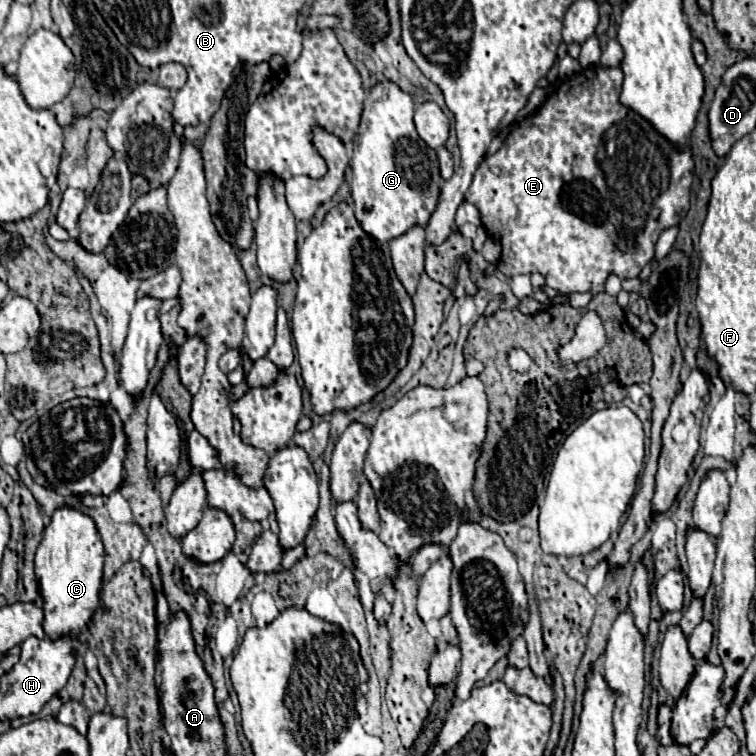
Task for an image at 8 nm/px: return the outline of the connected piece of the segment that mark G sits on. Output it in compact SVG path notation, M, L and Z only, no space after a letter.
M382 80L364 98L362 120L352 140L350 192L360 226L376 240L388 242L402 236L414 224L426 226L440 192L438 156L418 136L414 126L414 102L392 80Z

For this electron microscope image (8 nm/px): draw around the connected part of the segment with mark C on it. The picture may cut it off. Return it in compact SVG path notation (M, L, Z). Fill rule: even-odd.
M70 504L58 506L50 518L50 524L42 532L34 558L34 572L44 602L44 632L48 638L64 634L78 636L82 626L90 622L100 600L102 566L104 546L94 520Z

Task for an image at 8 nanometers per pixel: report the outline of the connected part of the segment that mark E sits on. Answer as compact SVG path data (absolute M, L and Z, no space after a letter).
M594 66L594 68L582 70L580 74L562 82L530 118L520 122L516 128L512 128L496 154L486 156L480 162L480 166L474 174L474 180L466 192L466 202L474 204L480 210L482 224L484 224L486 232L502 244L502 256L500 256L496 268L504 276L540 272L546 278L546 284L562 294L590 292L590 290L604 292L604 282L610 272L614 272L620 280L638 278L640 270L648 264L650 258L654 258L654 244L656 244L660 232L666 228L678 226L680 220L686 216L686 212L690 208L690 188L692 188L692 176L694 176L692 148L672 144L648 120L644 120L634 110L622 106L618 100L620 86L622 86L622 70L620 68Z

